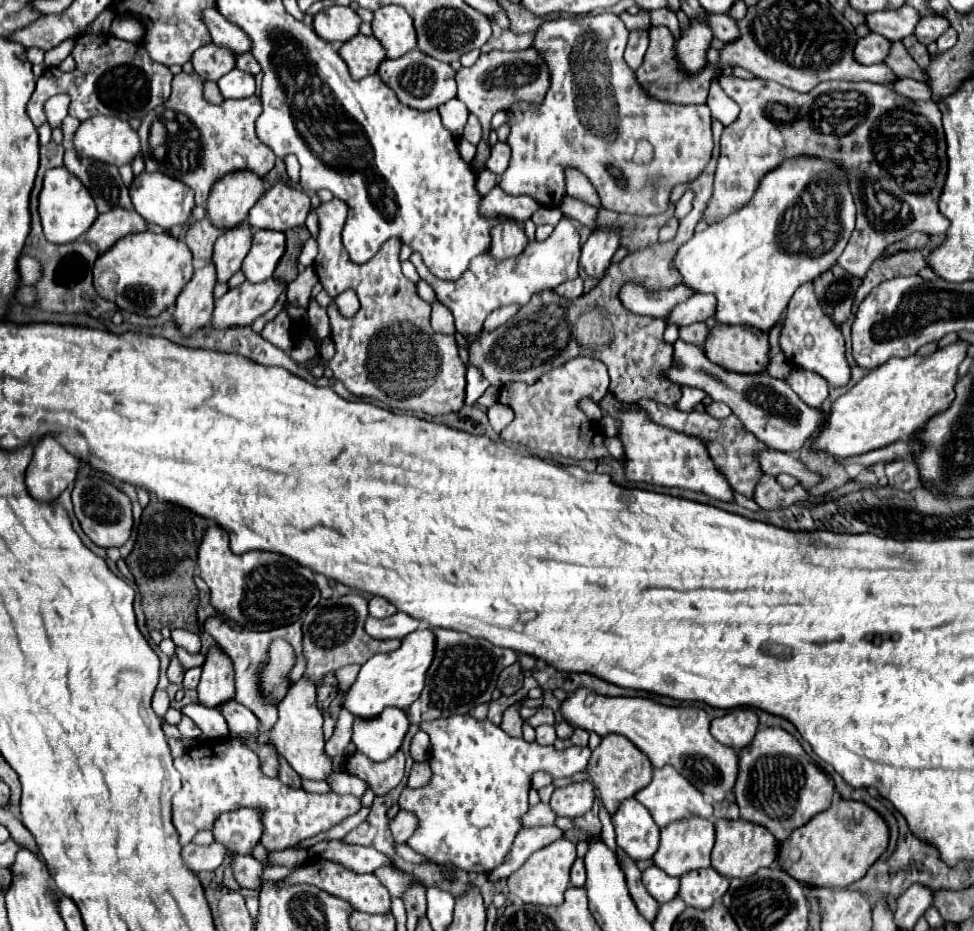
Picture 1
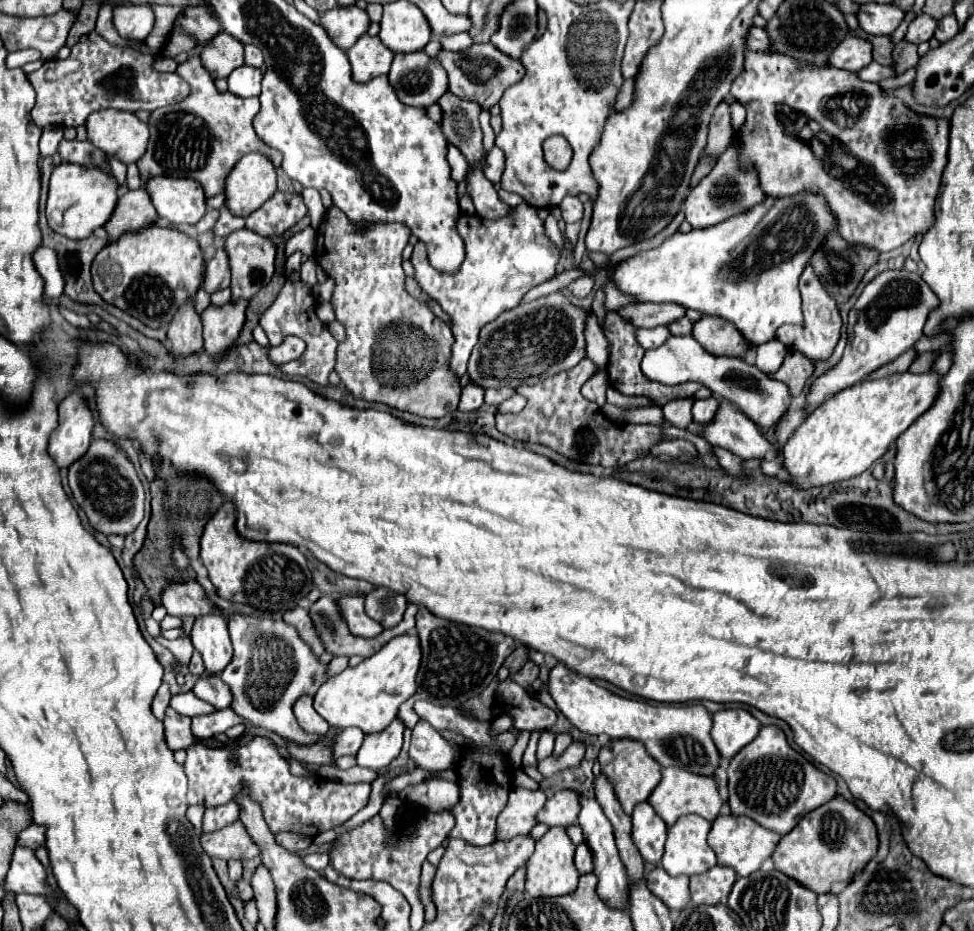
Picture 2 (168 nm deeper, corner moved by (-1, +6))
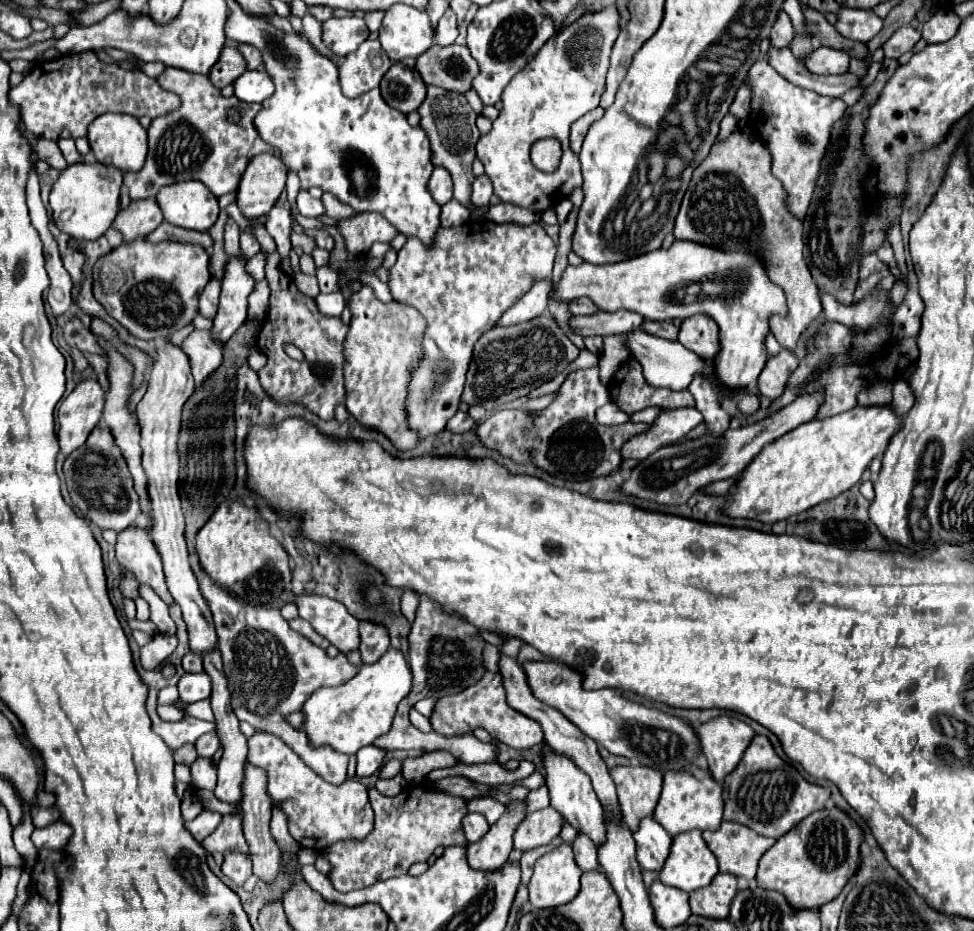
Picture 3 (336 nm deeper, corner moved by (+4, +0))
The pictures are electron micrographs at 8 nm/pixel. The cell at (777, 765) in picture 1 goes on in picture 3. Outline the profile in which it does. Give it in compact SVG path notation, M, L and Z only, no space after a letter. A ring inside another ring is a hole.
M756 735L738 769L724 779L724 821L736 821L764 837L778 839L804 817L822 809L828 799L830 789L808 783L792 765L774 753L768 737Z

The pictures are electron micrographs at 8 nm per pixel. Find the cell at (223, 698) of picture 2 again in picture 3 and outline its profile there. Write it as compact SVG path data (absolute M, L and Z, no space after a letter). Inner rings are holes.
M184 673L178 679L180 699L186 703L196 703L210 697L210 677L206 673Z

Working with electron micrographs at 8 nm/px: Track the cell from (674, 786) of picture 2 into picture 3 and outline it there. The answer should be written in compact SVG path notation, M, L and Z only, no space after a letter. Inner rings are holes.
M664 773L664 787L662 787L662 795L660 801L656 805L654 811L654 819L672 835L680 835L684 831L692 831L692 829L718 829L722 823L722 809L724 809L724 799L722 799L722 785L712 781L712 777L698 781L694 775L690 773Z

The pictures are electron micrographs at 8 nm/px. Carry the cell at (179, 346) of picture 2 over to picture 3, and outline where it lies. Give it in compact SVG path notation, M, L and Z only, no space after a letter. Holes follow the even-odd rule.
M166 343L154 361L154 367L150 371L148 379L148 391L142 397L142 401L136 405L138 417L140 417L140 427L142 427L142 465L146 475L150 477L150 501L152 501L152 541L162 557L164 563L164 575L166 575L166 585L174 597L174 601L182 609L182 617L188 627L188 637L190 637L190 649L194 653L204 653L208 649L214 649L218 643L216 631L214 631L214 621L208 605L204 603L204 597L200 595L196 575L190 569L188 561L188 545L184 539L184 513L180 507L180 495L178 495L178 469L180 469L180 457L178 457L178 433L182 425L182 407L194 393L194 379L190 373L190 361L186 353L172 345Z

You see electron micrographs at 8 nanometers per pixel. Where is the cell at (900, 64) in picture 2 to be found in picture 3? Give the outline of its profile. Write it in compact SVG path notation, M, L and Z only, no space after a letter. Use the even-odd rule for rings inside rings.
M884 59L882 71L874 79L872 87L866 87L862 99L848 107L844 119L836 121L832 127L830 145L826 149L822 171L816 181L816 193L812 195L812 205L804 217L804 259L808 269L820 289L820 293L830 293L844 305L854 303L854 289L858 283L858 265L854 249L860 241L860 173L864 171L864 153L862 153L862 137L864 137L864 121L868 119L870 105L878 99L886 81L898 67L896 59Z

